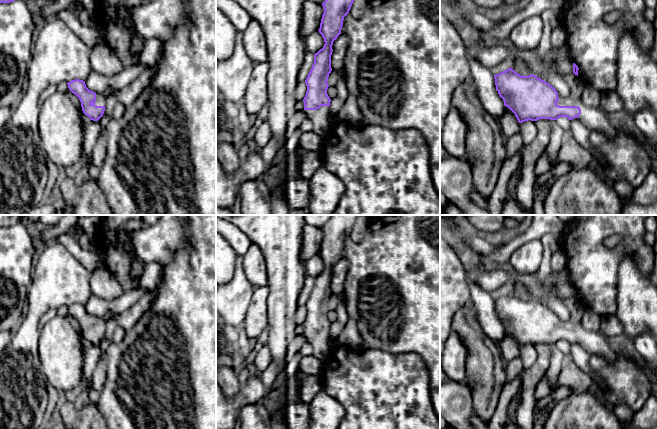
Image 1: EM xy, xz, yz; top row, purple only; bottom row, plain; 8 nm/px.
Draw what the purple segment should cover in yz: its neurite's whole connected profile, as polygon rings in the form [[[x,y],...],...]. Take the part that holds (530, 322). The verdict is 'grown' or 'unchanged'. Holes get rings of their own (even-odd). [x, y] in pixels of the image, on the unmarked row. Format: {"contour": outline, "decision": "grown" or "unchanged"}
{"contour": [[[511,291],[497,299],[494,299],[496,314],[508,331],[516,340],[519,347],[539,343],[557,344],[566,341],[569,344],[578,342],[584,347],[590,356],[598,355],[613,363],[617,359],[616,351],[607,342],[605,336],[600,332],[587,331],[581,322],[562,321],[554,311],[536,299],[522,300]]], "decision": "grown"}

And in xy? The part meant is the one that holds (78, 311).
{"contour": [[[75,303],[68,306],[67,309],[69,314],[79,322],[83,337],[90,344],[98,345],[104,338],[106,321],[90,315],[83,304]]], "decision": "grown"}

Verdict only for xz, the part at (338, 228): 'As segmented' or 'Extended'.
Extended

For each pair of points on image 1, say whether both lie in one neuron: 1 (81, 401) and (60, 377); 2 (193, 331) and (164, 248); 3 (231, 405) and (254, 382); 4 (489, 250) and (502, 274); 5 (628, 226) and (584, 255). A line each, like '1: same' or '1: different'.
1: different
2: different
3: same
4: different
5: same

